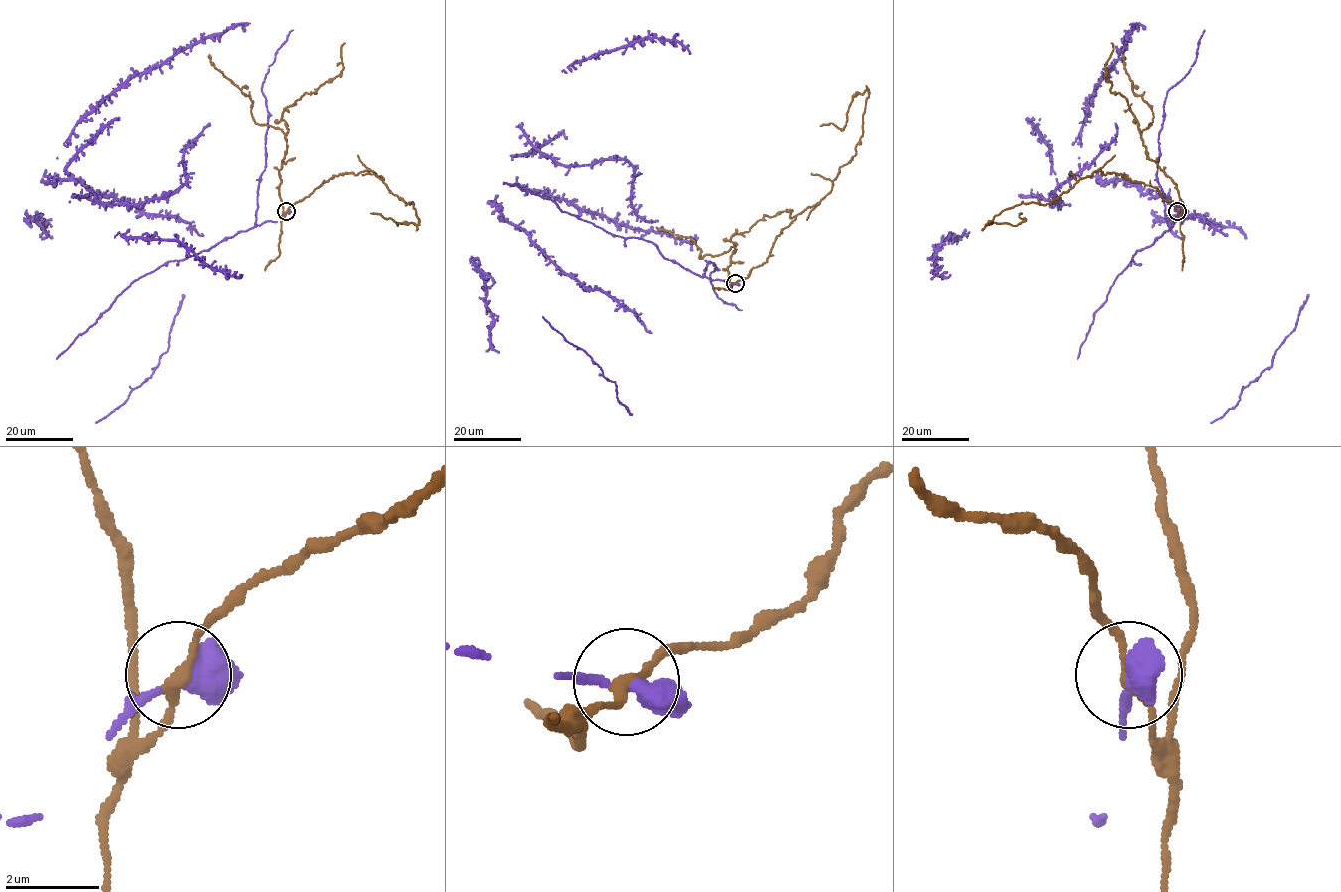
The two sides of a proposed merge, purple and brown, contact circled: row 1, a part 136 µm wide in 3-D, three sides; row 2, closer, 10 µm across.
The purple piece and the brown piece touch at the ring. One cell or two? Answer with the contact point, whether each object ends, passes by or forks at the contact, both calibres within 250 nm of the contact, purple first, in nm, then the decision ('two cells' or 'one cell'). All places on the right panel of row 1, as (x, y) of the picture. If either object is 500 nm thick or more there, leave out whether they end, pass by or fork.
(1177, 211) | purple passes by | brown passes by | 400/200 nm | two cells

